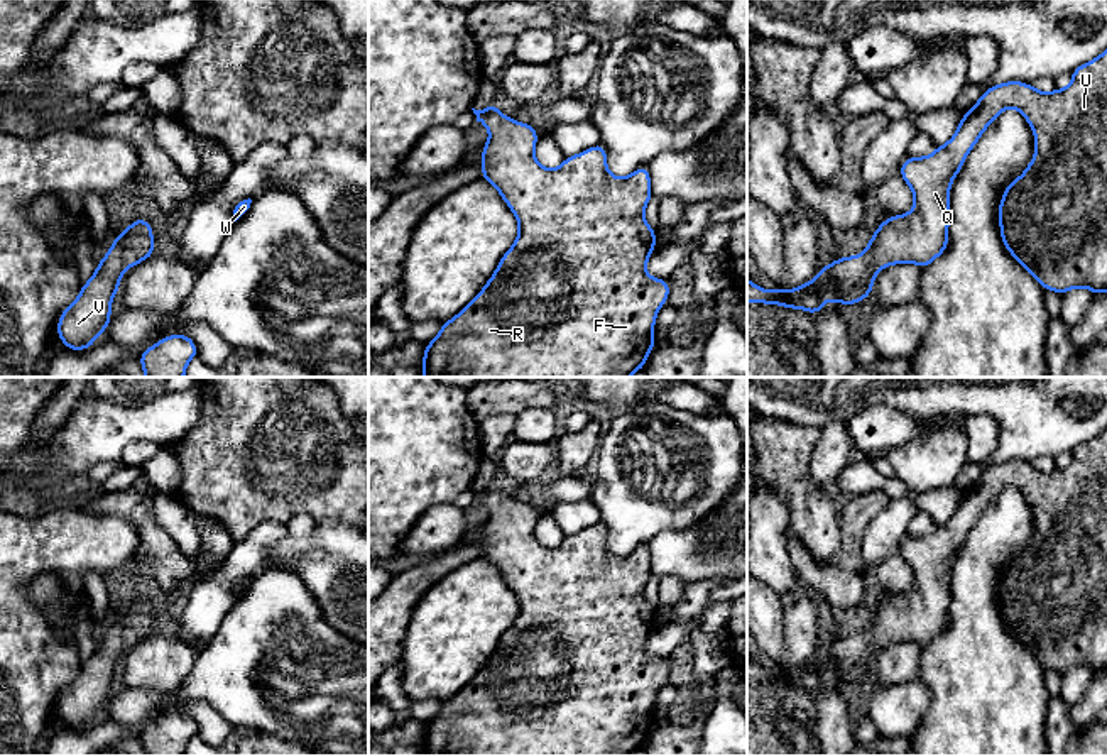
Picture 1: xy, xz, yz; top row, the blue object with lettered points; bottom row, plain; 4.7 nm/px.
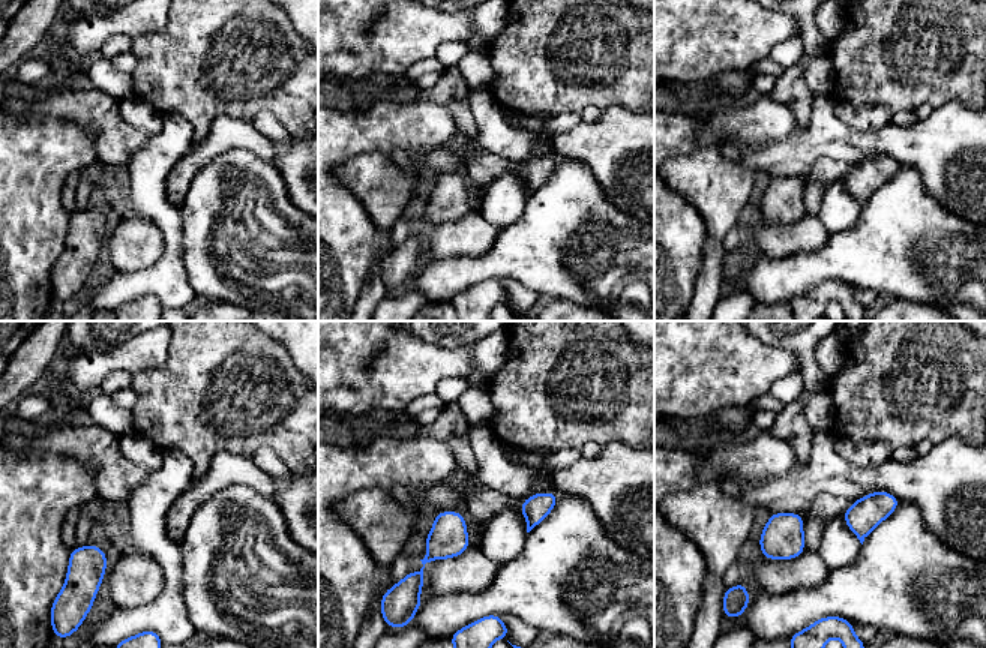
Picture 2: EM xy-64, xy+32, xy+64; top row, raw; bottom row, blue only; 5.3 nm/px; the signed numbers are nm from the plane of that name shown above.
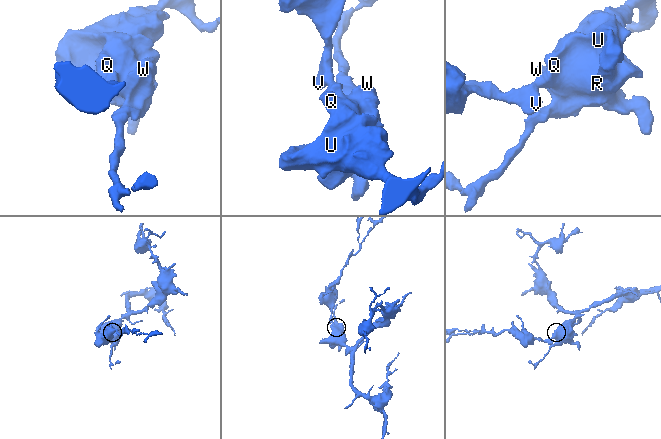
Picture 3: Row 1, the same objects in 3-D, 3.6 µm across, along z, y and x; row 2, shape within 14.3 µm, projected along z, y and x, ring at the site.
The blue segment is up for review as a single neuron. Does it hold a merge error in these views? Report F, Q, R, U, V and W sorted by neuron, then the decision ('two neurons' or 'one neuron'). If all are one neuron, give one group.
F Q R U V W | one neuron

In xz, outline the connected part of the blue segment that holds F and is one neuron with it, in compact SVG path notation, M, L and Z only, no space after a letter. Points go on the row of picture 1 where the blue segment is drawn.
M494 101L483 110L472 110L477 115L477 122L490 130L490 137L482 151L482 179L495 186L512 210L519 223L519 235L500 259L483 289L455 318L443 321L436 338L426 345L423 377L630 377L635 370L642 370L647 355L656 347L652 331L657 311L669 298L669 281L654 279L646 272L647 259L657 247L656 230L644 220L644 210L652 198L649 166L637 167L627 178L615 178L607 169L607 151L600 142L576 156L564 157L559 167L546 169L534 157L534 147L539 137L534 125L505 118Z

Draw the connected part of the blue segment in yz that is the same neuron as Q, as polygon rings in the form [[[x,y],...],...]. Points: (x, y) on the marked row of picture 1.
[[[1107,49],[1095,59],[1072,71],[1065,90],[1041,93],[1033,85],[1012,79],[990,86],[965,112],[955,135],[926,157],[906,157],[899,176],[909,184],[914,208],[886,218],[869,238],[869,249],[853,257],[838,257],[820,269],[813,281],[783,291],[761,289],[747,279],[747,303],[783,304],[820,313],[828,299],[859,304],[872,294],[881,267],[911,262],[928,267],[948,249],[950,186],[985,129],[1006,108],[1019,110],[1034,130],[1034,159],[1011,181],[1001,198],[997,220],[1001,240],[1011,255],[1046,289],[1065,294],[1087,288],[1095,296],[1107,293]]]

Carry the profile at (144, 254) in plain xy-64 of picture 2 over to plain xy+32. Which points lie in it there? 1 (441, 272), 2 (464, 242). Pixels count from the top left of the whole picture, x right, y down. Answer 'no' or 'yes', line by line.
1: no
2: yes

